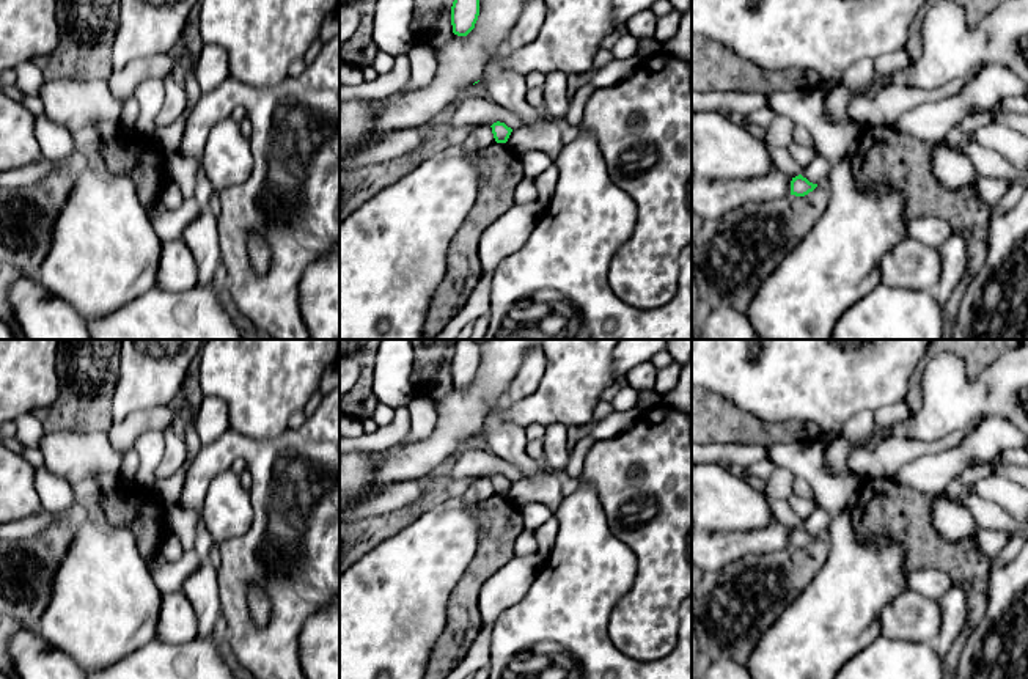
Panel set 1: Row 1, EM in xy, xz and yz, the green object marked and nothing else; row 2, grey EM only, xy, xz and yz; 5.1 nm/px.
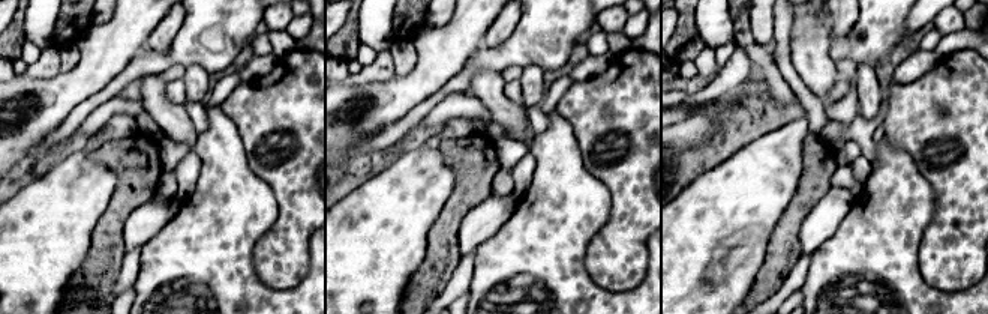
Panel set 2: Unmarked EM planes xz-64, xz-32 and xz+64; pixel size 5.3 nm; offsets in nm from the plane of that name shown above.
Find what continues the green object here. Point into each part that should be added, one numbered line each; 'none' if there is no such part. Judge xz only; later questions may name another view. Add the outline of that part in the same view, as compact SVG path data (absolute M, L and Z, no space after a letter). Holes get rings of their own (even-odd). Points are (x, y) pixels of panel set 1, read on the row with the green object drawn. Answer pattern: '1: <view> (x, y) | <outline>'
none

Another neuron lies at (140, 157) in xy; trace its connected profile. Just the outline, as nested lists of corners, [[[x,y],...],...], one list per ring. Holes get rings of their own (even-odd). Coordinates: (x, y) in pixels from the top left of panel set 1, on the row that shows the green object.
[[[118,119],[101,121],[94,127],[104,140],[104,162],[113,173],[134,181],[138,200],[148,211],[170,181],[160,145],[154,135],[123,129]]]

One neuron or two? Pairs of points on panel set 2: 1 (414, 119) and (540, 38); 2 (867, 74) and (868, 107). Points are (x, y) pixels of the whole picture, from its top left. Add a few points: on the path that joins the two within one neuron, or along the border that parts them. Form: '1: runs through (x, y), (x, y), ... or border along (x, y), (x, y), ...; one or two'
1: runs through (446, 90), (477, 62), (496, 59), (508, 53); one
2: runs through (867, 81), (868, 99); one

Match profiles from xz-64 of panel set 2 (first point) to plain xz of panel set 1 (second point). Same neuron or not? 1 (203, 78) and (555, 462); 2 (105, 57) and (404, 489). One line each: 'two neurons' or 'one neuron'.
1: one neuron
2: two neurons

